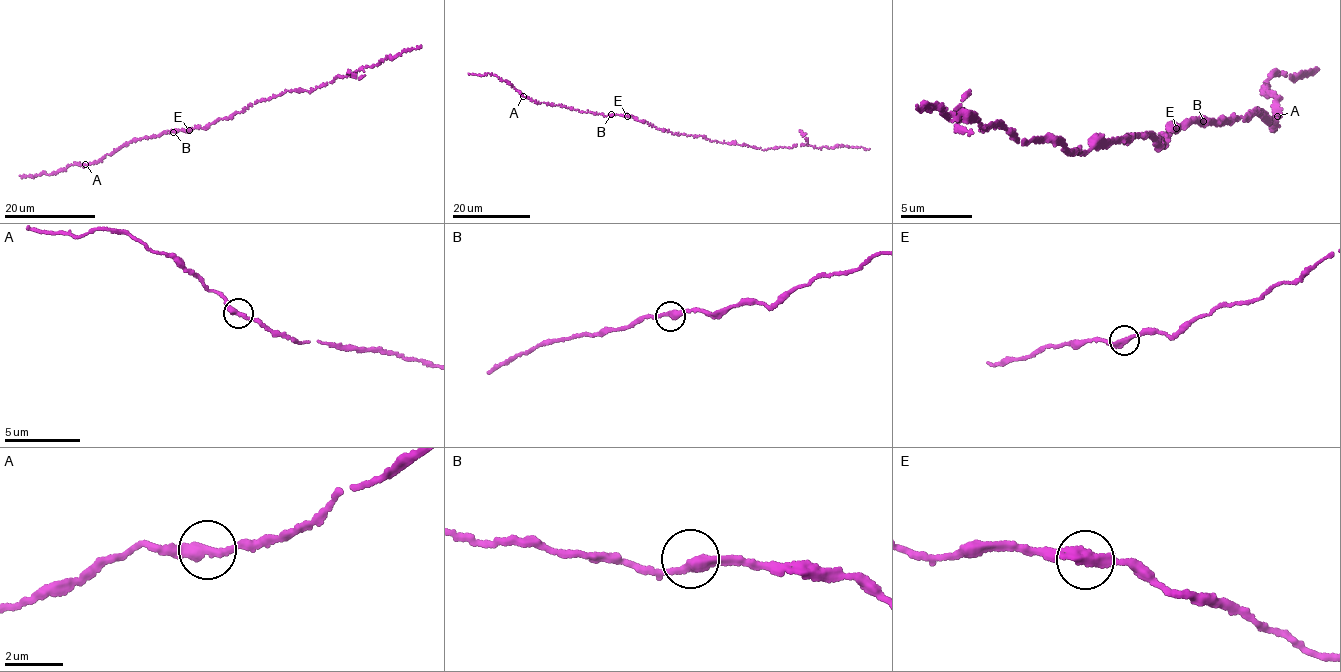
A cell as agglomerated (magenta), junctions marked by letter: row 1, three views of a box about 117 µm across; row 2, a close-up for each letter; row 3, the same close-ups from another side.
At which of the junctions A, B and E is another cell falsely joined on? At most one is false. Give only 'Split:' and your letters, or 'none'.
Split: none

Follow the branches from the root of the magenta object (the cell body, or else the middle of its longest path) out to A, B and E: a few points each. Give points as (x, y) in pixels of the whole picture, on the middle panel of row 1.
A: (663, 130), (631, 116), (583, 112), (541, 103), (523, 96)
B: (663, 130), (631, 116), (611, 114)
E: (663, 130), (627, 117)

